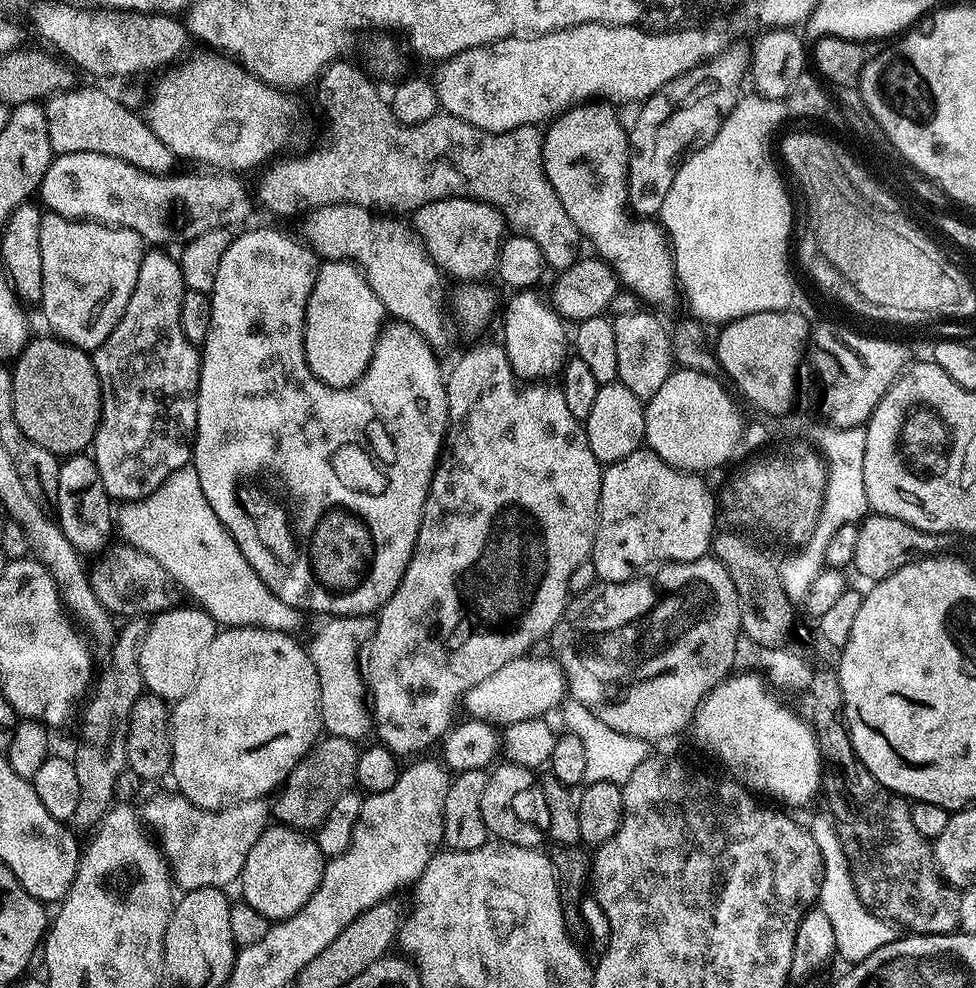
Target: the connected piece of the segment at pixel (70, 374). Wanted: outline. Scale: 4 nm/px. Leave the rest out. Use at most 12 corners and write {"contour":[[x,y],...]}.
{"contour":[[29,339],[11,365],[18,430],[58,458],[100,425],[85,349]]}

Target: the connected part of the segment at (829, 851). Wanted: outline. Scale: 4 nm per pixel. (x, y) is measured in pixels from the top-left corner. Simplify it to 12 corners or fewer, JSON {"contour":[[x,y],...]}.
{"contour":[[831,812],[810,831],[822,854],[818,908],[851,966],[898,938],[858,898]]}

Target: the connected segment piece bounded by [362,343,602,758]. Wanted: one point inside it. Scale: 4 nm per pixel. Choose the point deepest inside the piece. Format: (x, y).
(511, 511)

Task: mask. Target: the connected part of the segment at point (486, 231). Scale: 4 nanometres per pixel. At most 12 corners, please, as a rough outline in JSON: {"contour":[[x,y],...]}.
{"contour":[[451,196],[411,213],[411,231],[441,273],[495,269],[504,216]]}

